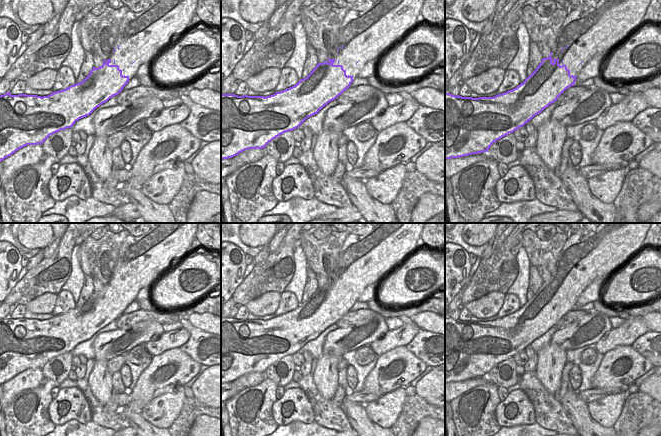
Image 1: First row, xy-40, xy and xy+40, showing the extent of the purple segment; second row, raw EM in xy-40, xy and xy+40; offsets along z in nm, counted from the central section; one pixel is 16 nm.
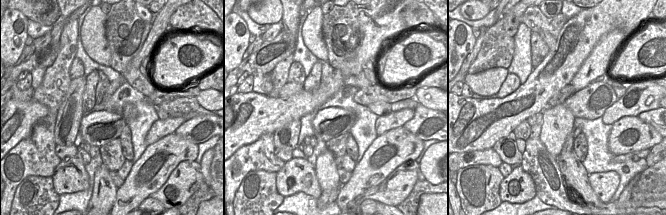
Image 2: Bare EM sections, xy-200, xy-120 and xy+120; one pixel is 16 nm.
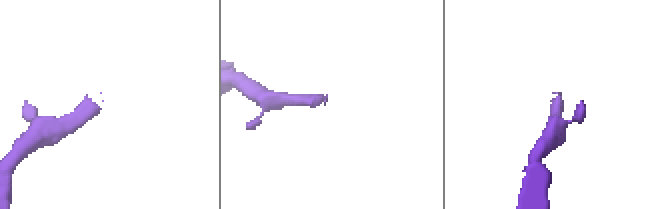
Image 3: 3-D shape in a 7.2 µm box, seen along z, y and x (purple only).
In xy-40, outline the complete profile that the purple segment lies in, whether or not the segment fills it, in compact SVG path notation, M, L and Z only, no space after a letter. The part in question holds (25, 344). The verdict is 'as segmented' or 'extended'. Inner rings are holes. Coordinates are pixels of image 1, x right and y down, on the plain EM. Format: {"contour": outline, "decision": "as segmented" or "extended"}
{"contour": "M115 272L103 288L90 295L80 307L53 316L48 320L11 319L0 320L0 386L27 369L43 368L52 358L71 352L76 345L89 340L97 331L118 319L130 305L115 288Z", "decision": "extended"}

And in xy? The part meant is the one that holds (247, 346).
{"contour": "M379 223L364 235L349 234L339 252L332 276L328 278L328 284L318 287L306 302L301 303L296 309L288 313L266 321L221 318L221 384L232 382L248 373L265 372L273 363L285 356L298 352L307 342L317 338L325 329L335 324L354 305L353 300L347 300L346 294L339 288L338 276L345 278L349 273L353 273L353 264L359 262L361 264L360 271L353 275L352 281L356 288L366 281L369 276L381 279L417 248L416 243L421 237L424 225L425 223Z", "decision": "extended"}

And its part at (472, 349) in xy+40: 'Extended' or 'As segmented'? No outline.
Extended

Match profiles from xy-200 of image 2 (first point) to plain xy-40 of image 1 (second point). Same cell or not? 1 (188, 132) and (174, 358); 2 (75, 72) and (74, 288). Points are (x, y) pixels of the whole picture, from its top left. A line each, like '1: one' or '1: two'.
1: two
2: two

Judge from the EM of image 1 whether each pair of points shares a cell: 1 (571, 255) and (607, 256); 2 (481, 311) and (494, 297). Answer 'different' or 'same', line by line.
1: same
2: same

